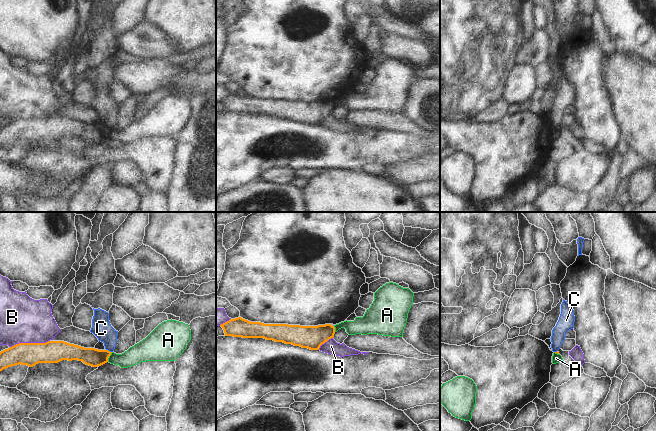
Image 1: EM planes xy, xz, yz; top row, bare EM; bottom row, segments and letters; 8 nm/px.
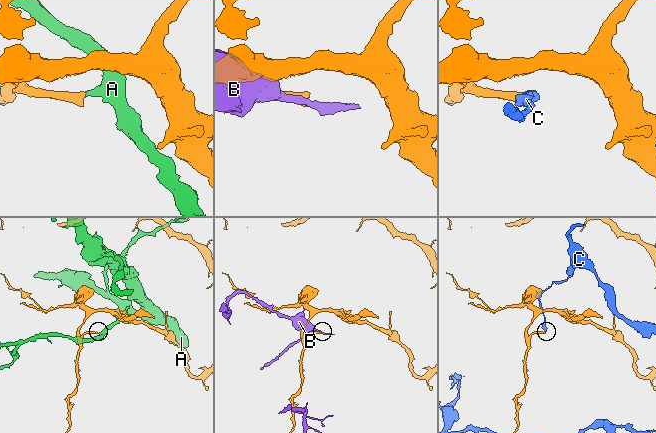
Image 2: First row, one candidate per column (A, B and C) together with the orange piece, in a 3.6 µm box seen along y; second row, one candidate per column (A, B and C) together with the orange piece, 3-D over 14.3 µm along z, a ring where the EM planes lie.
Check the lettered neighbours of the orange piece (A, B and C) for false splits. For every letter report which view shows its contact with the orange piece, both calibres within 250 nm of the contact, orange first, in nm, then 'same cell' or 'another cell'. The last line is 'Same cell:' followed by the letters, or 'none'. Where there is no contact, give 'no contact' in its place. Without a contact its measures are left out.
A: contact in xy; calibres 150 and 150 nm; another cell
B: contact in xy; calibres 190 and 360 nm; another cell
C: contact in xy; calibres 150 and 160 nm; another cell
Same cell: none

